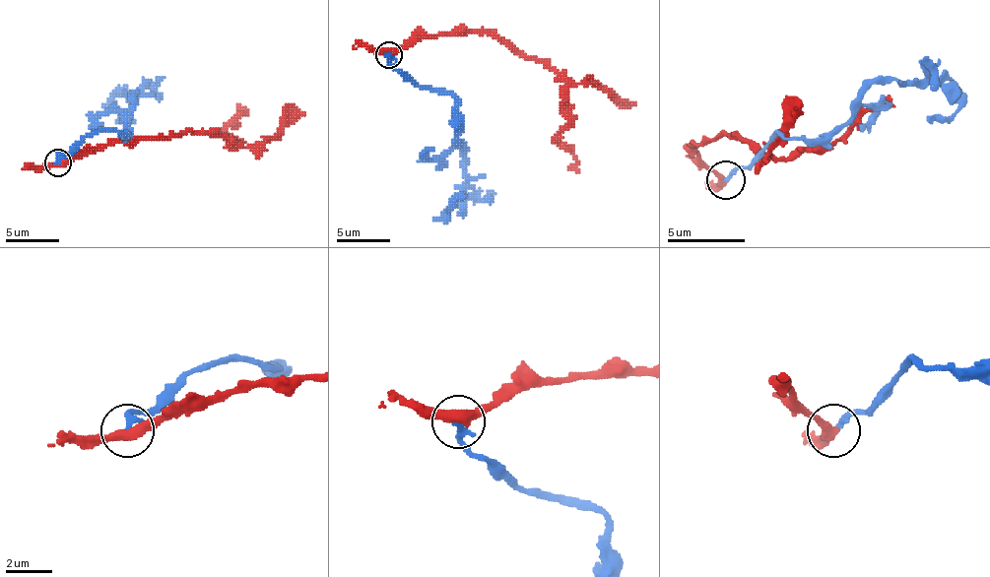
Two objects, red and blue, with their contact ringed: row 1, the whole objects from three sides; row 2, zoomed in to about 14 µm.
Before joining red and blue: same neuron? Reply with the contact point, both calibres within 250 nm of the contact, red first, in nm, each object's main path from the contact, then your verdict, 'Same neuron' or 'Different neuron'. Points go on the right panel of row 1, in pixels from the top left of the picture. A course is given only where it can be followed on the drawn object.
Place: (726, 179). Thickness 440 nm (red) against 320 nm. Course of red: (725, 180), (693, 146), (721, 134), (732, 134), (748, 138), (767, 158), (798, 158), (828, 150), (887, 96). Course of blue: (725, 180), (778, 134), (828, 138), (875, 84), (925, 80), (956, 88), (953, 115), (929, 123). Same neuron

